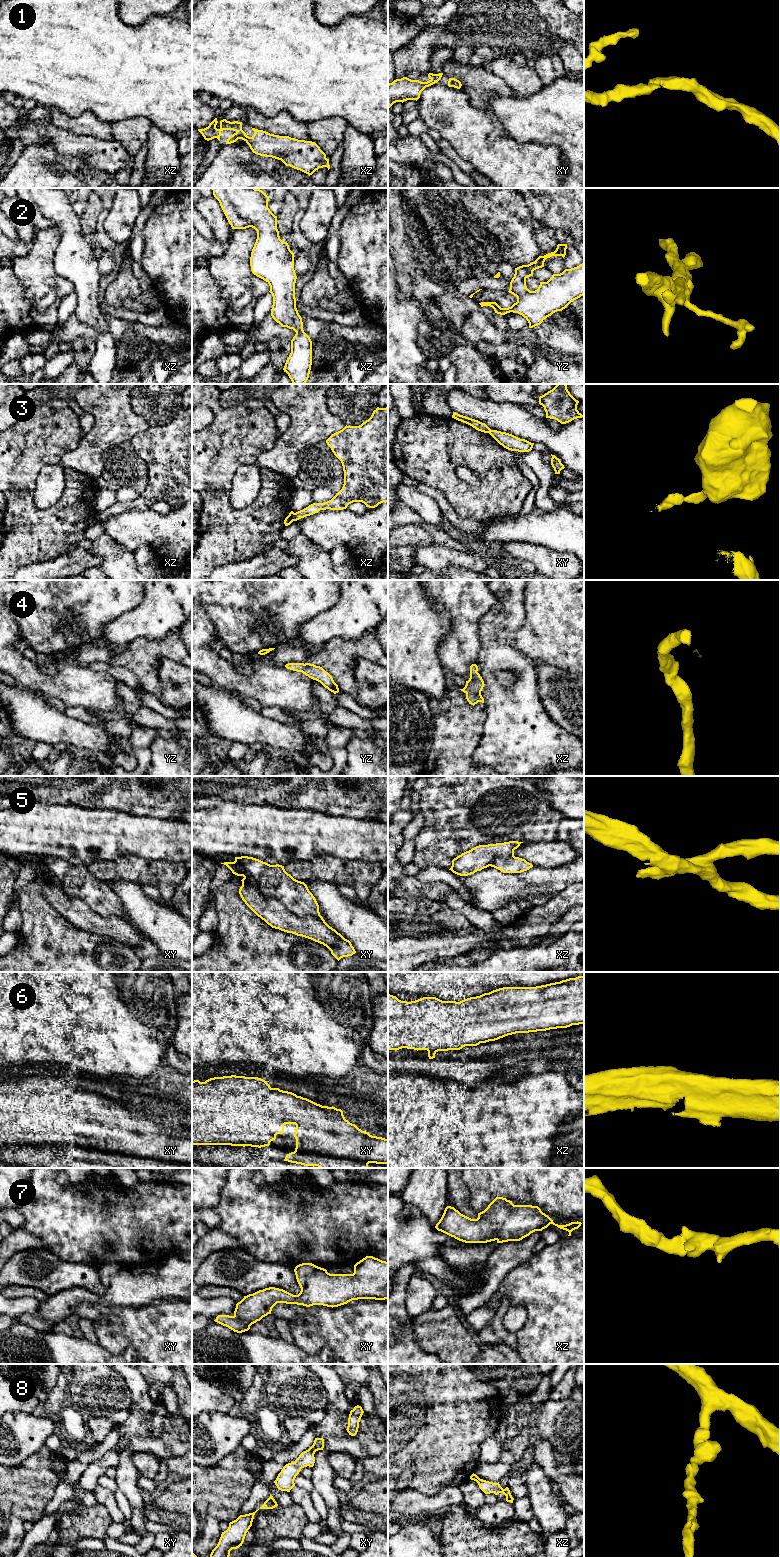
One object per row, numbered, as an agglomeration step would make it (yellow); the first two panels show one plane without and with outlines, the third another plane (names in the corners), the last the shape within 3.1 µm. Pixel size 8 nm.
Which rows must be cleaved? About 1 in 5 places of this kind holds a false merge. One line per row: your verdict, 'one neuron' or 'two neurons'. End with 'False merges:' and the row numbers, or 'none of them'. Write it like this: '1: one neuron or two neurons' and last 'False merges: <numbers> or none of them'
1: one neuron
2: one neuron
3: two neurons
4: one neuron
5: two neurons
6: one neuron
7: one neuron
8: one neuron
False merges: 3, 5

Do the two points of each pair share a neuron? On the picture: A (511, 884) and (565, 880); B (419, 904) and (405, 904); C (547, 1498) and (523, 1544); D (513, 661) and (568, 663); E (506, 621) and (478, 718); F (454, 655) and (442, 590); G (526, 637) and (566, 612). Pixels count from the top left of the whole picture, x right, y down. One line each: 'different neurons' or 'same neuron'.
A: same neuron
B: same neuron
C: different neurons
D: different neurons
E: different neurons
F: same neuron
G: same neuron

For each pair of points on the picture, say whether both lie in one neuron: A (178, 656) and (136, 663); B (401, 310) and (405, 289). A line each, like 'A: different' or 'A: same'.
A: same
B: different

